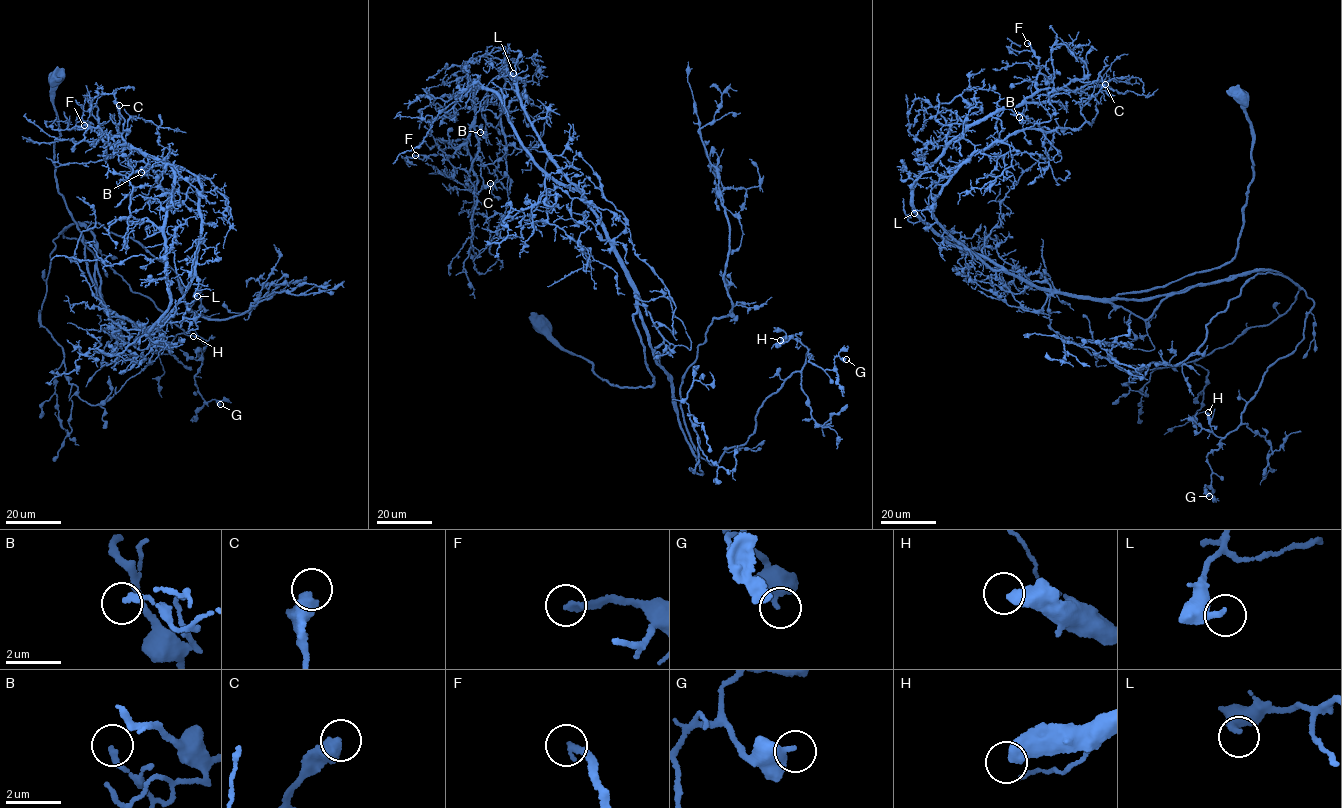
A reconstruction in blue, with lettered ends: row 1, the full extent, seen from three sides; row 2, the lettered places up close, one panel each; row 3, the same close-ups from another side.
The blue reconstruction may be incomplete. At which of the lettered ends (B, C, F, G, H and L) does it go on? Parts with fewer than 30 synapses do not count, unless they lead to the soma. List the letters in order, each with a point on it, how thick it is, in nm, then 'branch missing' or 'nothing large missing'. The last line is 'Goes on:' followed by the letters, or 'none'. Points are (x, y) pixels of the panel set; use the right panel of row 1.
B: at (1019, 117); 240 nm thick; nothing large missing
C: at (1105, 84); 500 nm thick; branch missing
F: at (1027, 43); 240 nm thick; branch missing
G: at (1209, 496); 500 nm thick; nothing large missing
H: at (1208, 412); 500 nm thick; nothing large missing
L: at (914, 213); 360 nm thick; nothing large missing
Goes on: C, F

